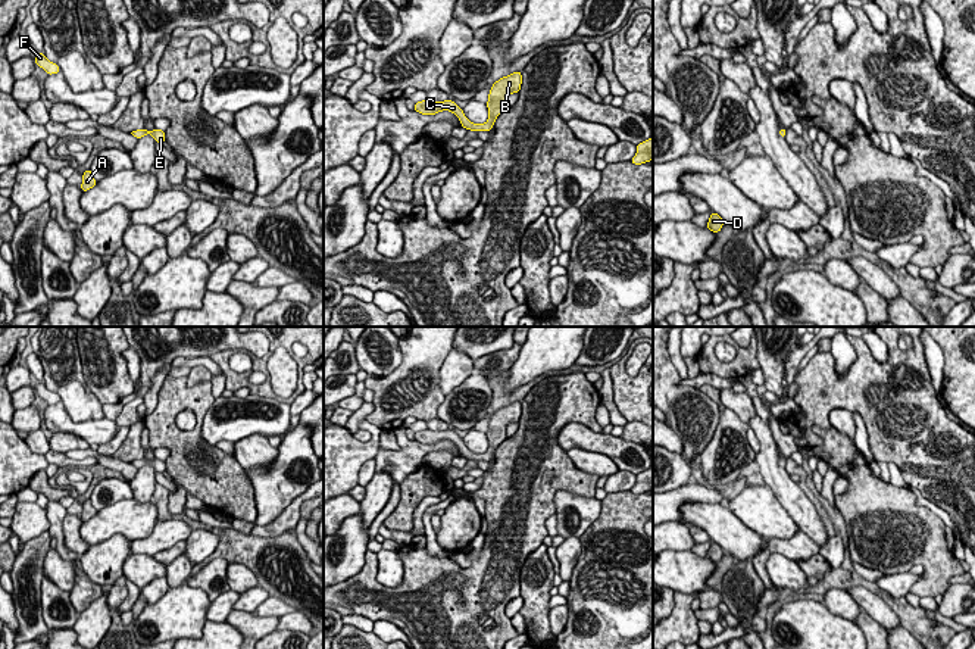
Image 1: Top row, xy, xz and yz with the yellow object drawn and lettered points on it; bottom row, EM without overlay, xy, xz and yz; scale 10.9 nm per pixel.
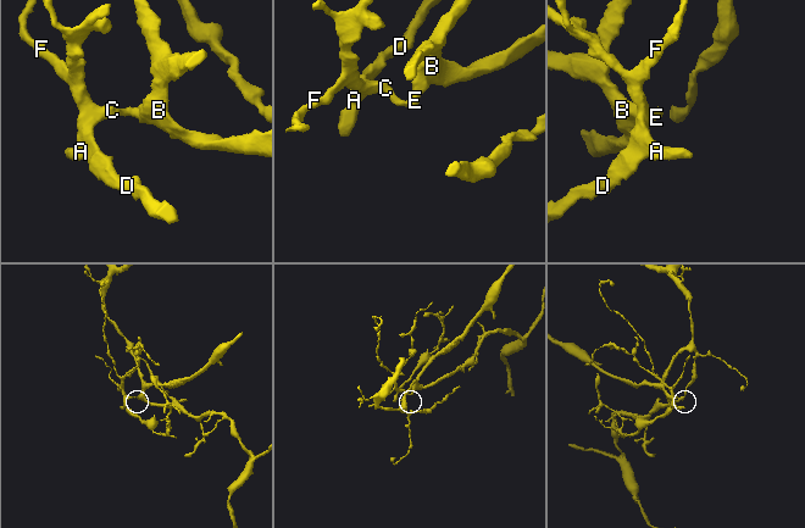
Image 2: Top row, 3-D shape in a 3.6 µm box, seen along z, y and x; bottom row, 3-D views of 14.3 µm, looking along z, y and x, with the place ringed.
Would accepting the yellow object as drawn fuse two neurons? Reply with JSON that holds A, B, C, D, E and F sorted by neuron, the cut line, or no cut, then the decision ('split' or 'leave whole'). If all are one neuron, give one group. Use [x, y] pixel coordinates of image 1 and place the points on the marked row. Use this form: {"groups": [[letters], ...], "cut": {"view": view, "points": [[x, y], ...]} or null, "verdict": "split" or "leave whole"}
{"groups": [["A", "B", "C", "D", "E", "F"]], "cut": null, "verdict": "leave whole"}

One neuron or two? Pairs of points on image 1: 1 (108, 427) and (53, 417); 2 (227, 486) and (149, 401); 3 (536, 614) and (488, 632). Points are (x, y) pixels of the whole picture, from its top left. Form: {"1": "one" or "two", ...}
{"1": "one", "2": "two", "3": "two"}

